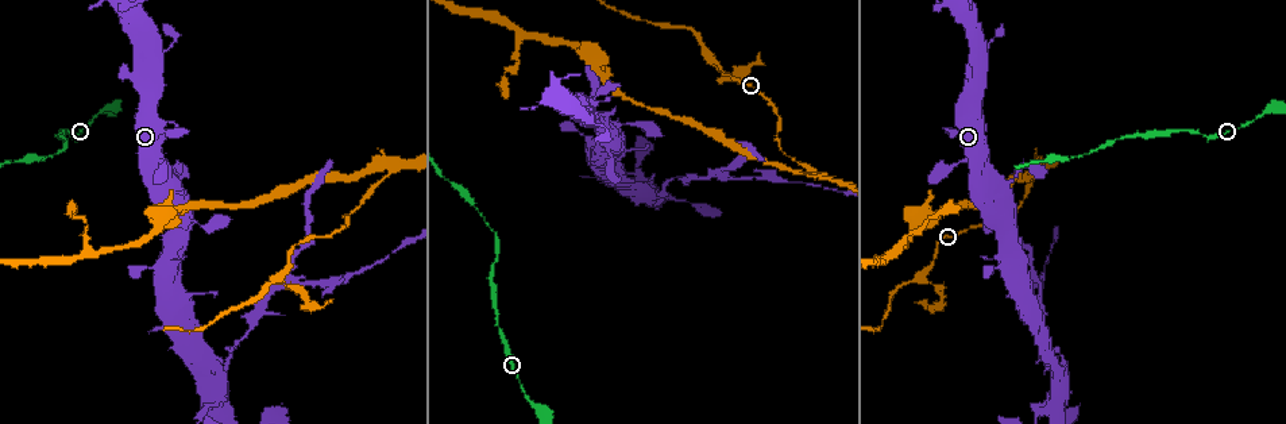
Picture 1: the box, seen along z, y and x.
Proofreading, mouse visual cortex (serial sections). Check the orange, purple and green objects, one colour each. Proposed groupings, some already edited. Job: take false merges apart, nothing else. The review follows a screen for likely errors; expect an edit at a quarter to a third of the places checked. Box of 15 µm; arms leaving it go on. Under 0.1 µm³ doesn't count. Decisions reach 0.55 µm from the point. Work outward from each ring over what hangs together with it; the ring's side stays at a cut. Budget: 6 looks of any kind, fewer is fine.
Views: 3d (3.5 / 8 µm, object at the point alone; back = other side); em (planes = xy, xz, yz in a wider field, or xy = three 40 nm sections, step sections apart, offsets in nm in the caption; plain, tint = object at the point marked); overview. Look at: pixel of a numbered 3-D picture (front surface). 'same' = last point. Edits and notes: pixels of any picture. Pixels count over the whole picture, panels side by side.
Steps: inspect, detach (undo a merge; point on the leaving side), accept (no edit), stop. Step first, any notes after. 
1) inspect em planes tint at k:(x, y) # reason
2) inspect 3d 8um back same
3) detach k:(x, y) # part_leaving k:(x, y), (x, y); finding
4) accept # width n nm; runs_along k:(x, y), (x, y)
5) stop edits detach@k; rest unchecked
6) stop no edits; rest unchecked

inspect 3d 8um at 1:(221, 378) # small branch off a trunk

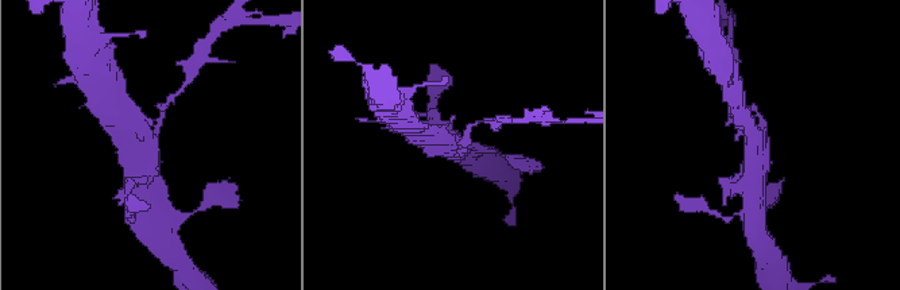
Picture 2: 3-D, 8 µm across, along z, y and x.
inspect 3d 3.5um at 2:(765, 144)

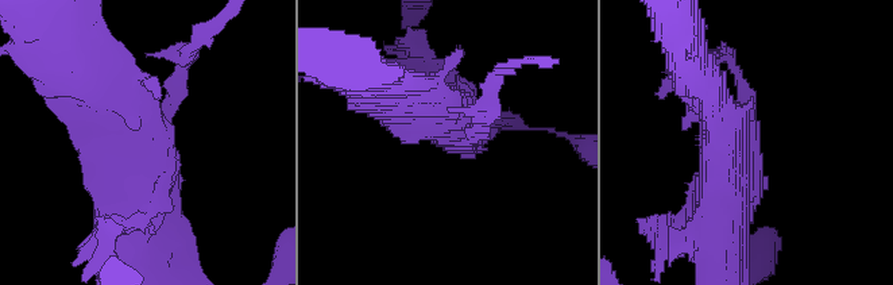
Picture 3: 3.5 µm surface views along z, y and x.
detach 3:(182, 76) # part_leaving 3:(163, 111), (185, 53), (205, 33); two cells meet here

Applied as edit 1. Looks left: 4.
inspect overview

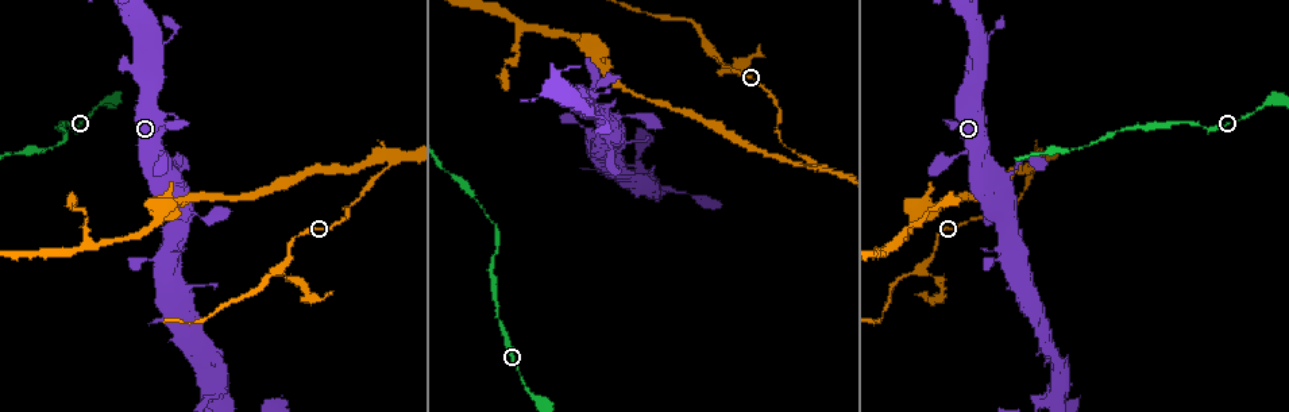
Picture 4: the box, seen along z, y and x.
inspect 3d 3.5um at 4:(280, 269) # a narrow waist

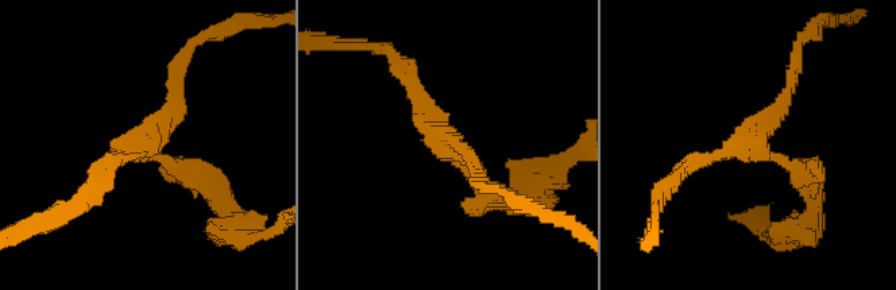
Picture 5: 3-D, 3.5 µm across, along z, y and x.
inspect em xy step 1 tint at 5:(152, 138) # arms 3; arm_widths 150, 200, 250 nm

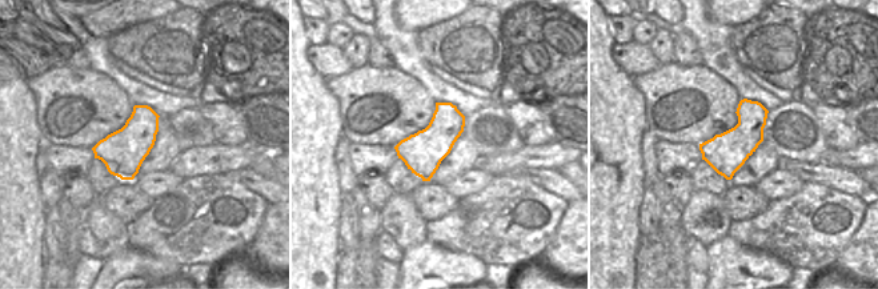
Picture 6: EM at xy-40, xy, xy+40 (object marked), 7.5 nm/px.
accept # continuous, no second cell

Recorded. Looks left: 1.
inspect 3d 3.5um at 4:(13, 151) # calibre changes

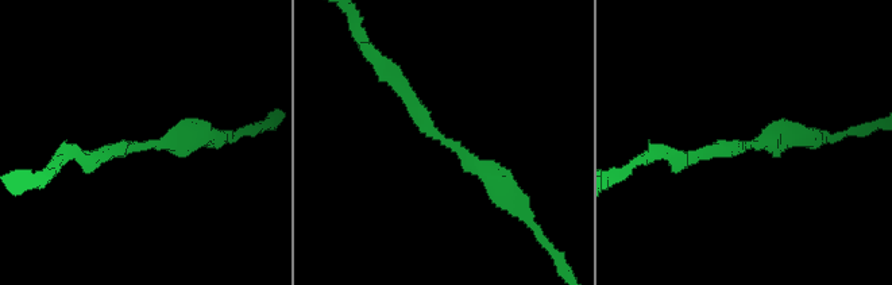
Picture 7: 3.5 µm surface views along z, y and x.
accept # runs_along 7:(512, 201), (424, 126), (392, 77); continuous, no second cell

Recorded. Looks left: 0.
stop edits detach@3; rest unchecked

